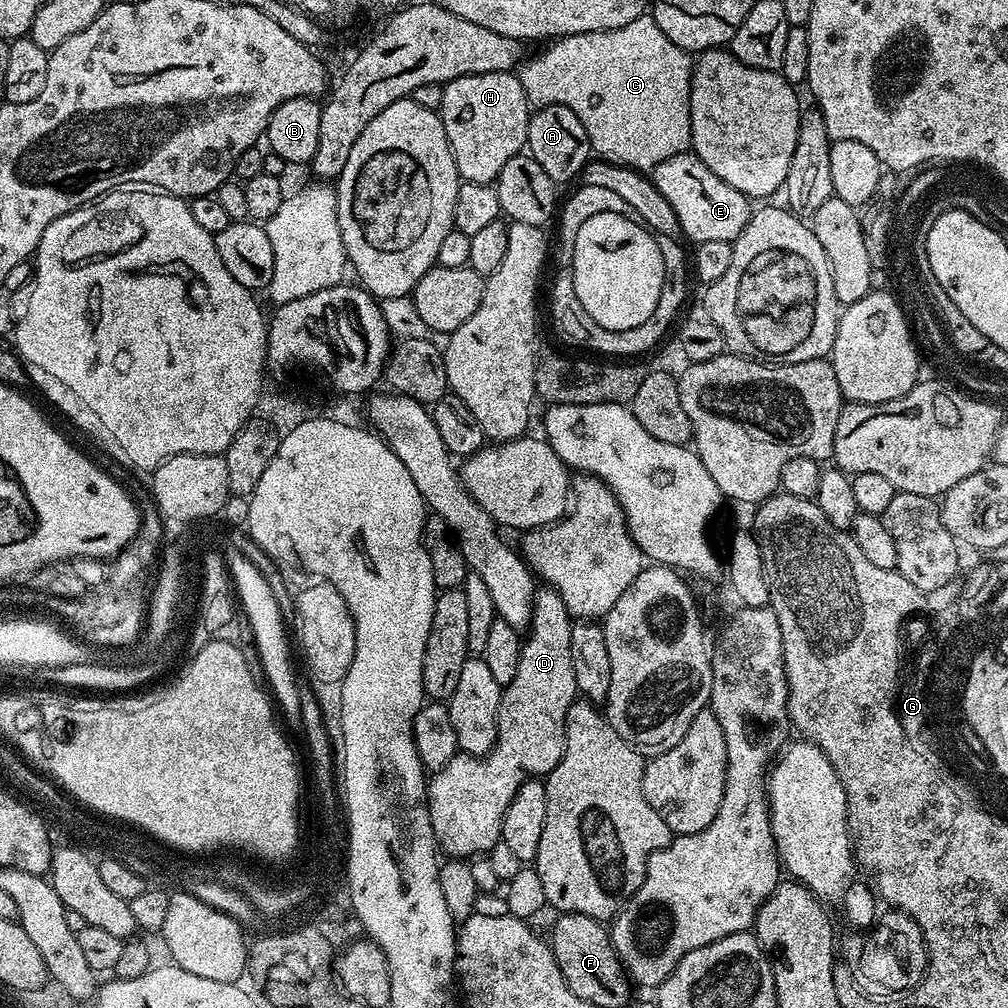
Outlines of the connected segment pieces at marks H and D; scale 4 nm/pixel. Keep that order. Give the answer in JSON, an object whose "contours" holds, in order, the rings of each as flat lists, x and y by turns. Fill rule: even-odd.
{"contours":[[[515,71,511,72,495,72,494,74,474,74,473,76,463,76,457,80,452,80,450,83,443,85,444,93,442,94,442,102,439,106,440,121,446,130,446,138,450,150,454,154,454,162,456,169,460,171,461,181,469,180,470,182,482,182,483,184,492,184,502,170,502,166,506,166,506,162,510,162,510,158,521,155,525,151,528,143,528,117,530,115,530,105,526,94,522,90,522,82,519,75]],[[547,586,537,587,532,621,528,623,526,635,520,645,518,666,514,678,503,685,496,719,496,744,486,756,457,754,439,771,431,773,427,781,428,813,436,835,439,851,448,858,480,858,491,852,495,844,501,843,502,818,518,794,518,786,529,778,544,778,558,766,564,753,564,723,566,710,576,699,574,662,570,658,570,630,574,618,566,610,560,595]]]}

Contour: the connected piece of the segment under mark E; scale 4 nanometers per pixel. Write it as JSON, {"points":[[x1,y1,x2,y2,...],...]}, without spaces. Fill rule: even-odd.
{"points":[[691,151,666,158,666,162,652,169,650,179,658,194,670,202,683,235,689,236,696,244,738,239,754,211,753,205,748,205,751,204,749,197,734,190,734,186,726,186,726,182,722,182,722,178,718,178,718,174,714,174,714,170,706,167]]}

